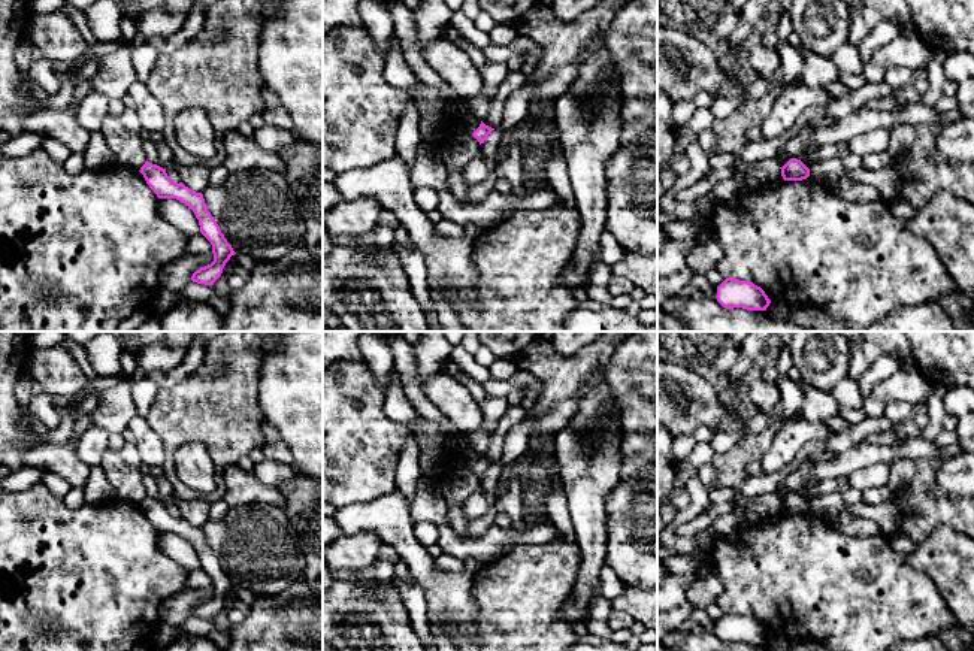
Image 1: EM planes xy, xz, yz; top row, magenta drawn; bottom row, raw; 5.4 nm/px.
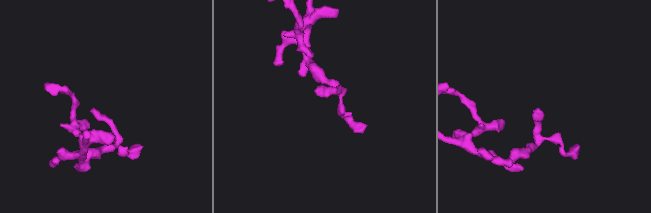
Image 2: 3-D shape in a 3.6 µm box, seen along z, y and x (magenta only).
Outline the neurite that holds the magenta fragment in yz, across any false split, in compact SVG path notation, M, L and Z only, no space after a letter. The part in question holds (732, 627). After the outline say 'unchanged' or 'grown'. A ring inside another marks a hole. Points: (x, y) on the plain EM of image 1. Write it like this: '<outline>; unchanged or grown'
M726 612L717 621L716 633L723 642L742 642L747 645L766 645L771 638L760 621L735 612Z; unchanged

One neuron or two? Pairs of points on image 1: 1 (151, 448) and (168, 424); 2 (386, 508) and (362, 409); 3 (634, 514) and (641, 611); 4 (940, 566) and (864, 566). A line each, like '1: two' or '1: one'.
1: two
2: two
3: two
4: two

